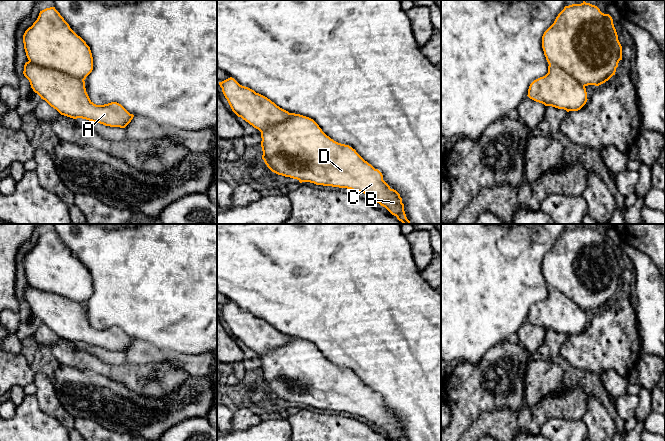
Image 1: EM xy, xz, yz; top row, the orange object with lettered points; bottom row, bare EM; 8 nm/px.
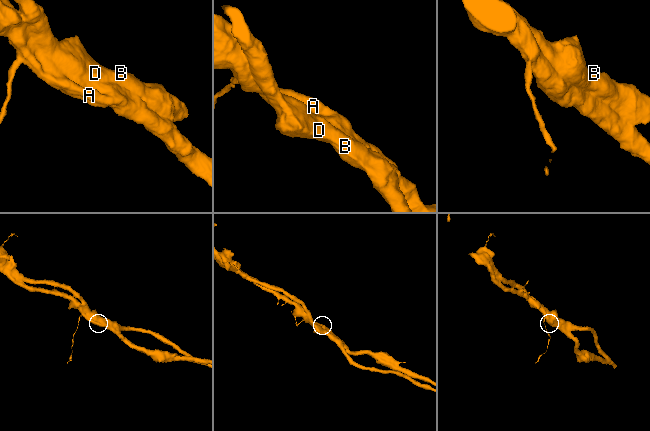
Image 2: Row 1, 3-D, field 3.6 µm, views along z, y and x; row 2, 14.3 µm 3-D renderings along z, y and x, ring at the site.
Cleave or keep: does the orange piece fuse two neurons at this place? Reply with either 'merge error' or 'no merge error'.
merge error

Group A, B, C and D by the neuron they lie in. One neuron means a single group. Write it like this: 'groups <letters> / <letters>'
groups A / B C D

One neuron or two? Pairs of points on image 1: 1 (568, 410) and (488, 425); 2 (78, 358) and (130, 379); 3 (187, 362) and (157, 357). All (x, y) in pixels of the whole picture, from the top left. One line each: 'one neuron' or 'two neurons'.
1: one neuron
2: one neuron
3: one neuron

